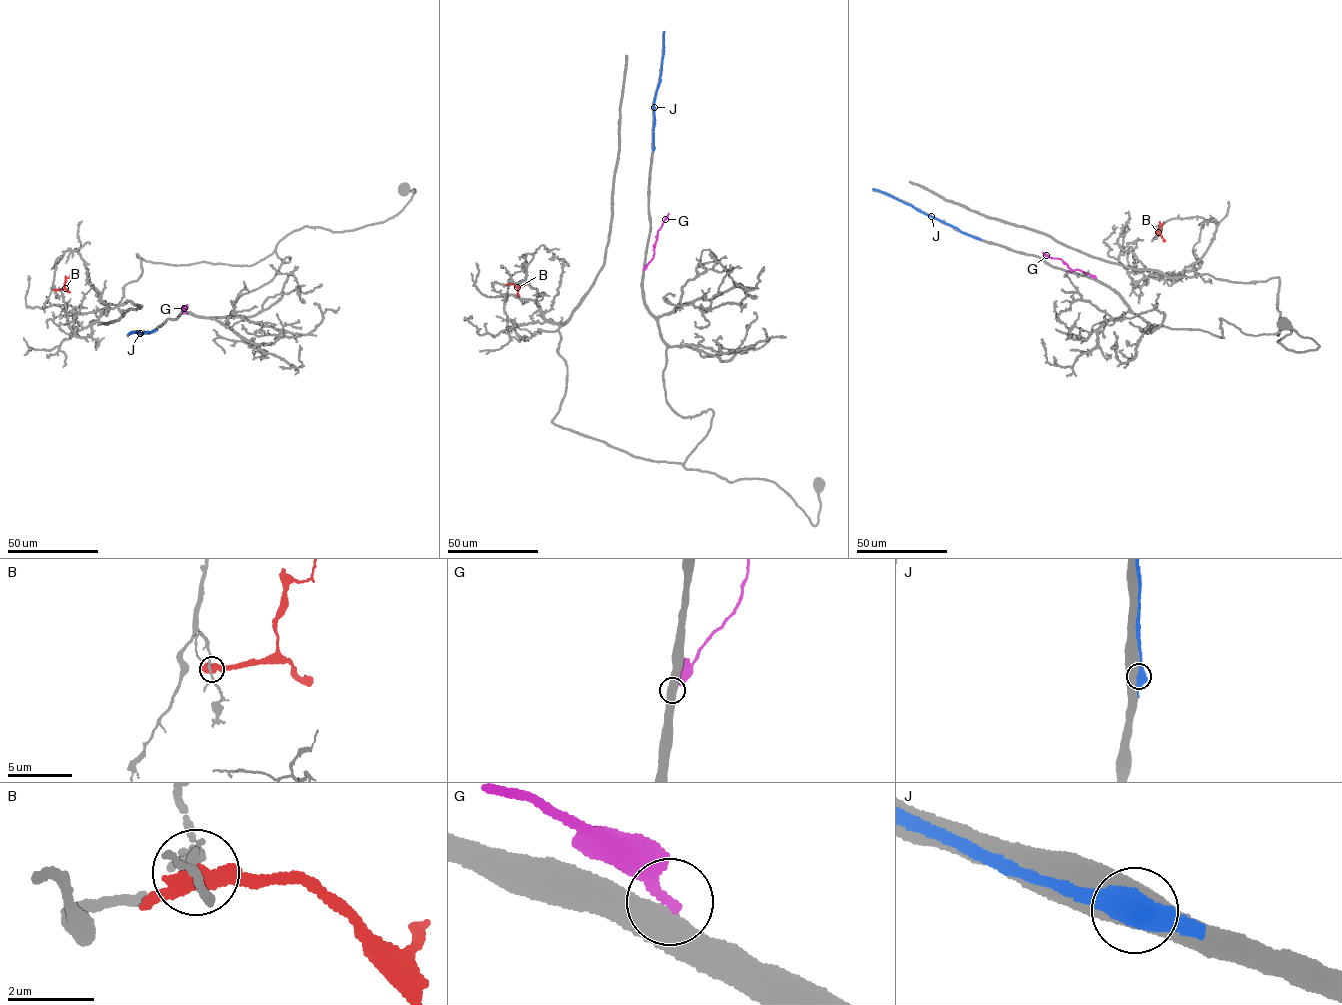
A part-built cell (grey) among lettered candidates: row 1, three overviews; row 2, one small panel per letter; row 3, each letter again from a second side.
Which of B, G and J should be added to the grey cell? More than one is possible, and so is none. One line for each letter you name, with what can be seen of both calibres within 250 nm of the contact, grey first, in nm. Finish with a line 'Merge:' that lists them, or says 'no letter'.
Merge: no letter

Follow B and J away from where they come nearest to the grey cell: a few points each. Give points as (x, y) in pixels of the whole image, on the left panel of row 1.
B: (55, 290), (64, 287), (70, 274)
J: (154, 330), (128, 334)

